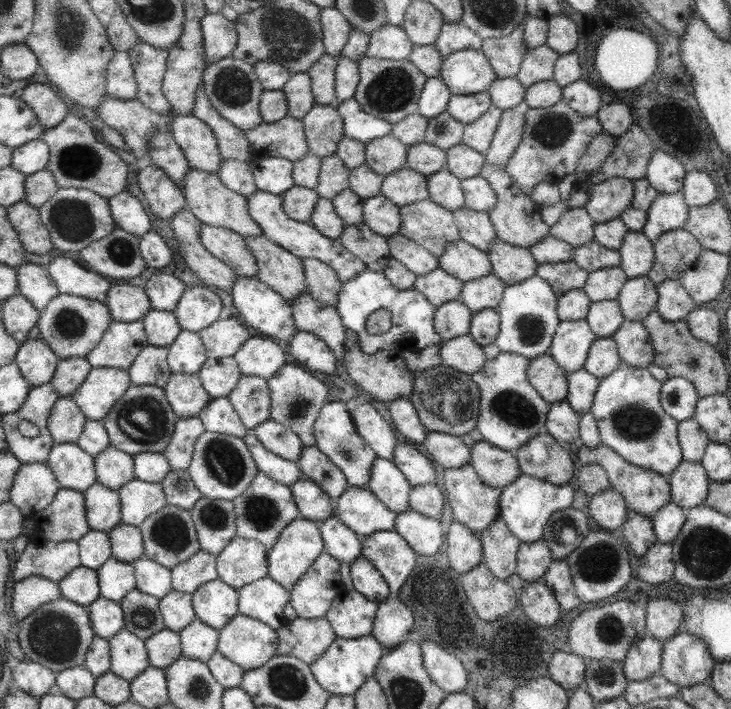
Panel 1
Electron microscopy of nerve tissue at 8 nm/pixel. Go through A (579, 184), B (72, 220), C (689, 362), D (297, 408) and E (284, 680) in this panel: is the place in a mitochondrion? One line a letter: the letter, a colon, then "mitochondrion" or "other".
A: other
B: mitochondrion
C: mitochondrion
D: mitochondrion
E: mitochondrion

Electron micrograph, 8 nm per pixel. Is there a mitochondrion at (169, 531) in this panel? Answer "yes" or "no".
yes

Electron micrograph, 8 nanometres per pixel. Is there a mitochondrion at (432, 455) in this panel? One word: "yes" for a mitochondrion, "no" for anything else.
no

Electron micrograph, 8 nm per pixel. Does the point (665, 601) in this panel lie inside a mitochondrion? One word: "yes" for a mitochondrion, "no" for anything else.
no

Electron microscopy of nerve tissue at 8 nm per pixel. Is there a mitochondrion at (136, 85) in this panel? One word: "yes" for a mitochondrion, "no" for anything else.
no

